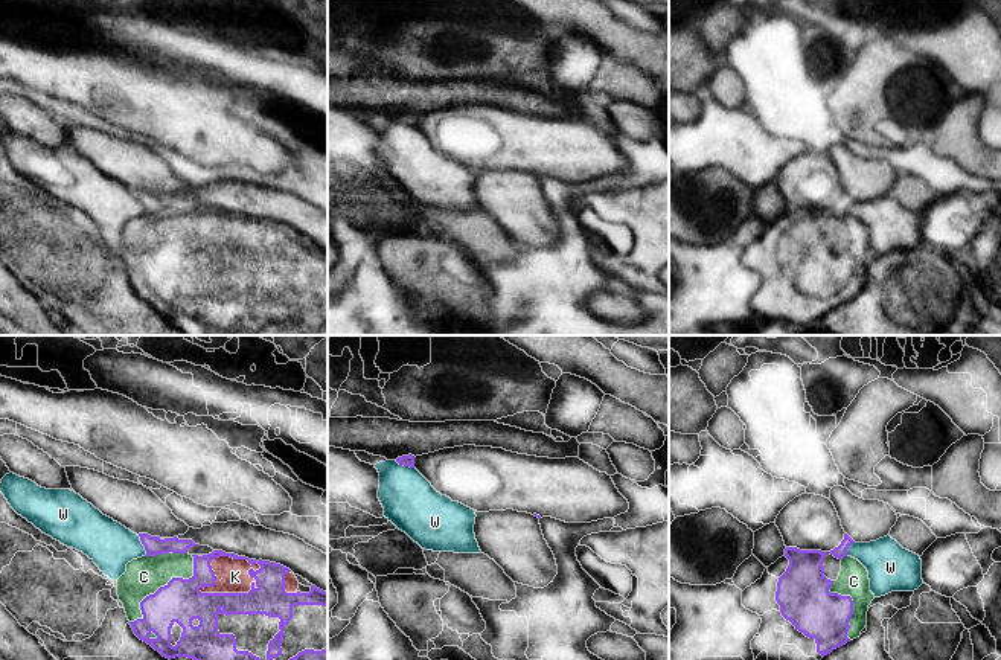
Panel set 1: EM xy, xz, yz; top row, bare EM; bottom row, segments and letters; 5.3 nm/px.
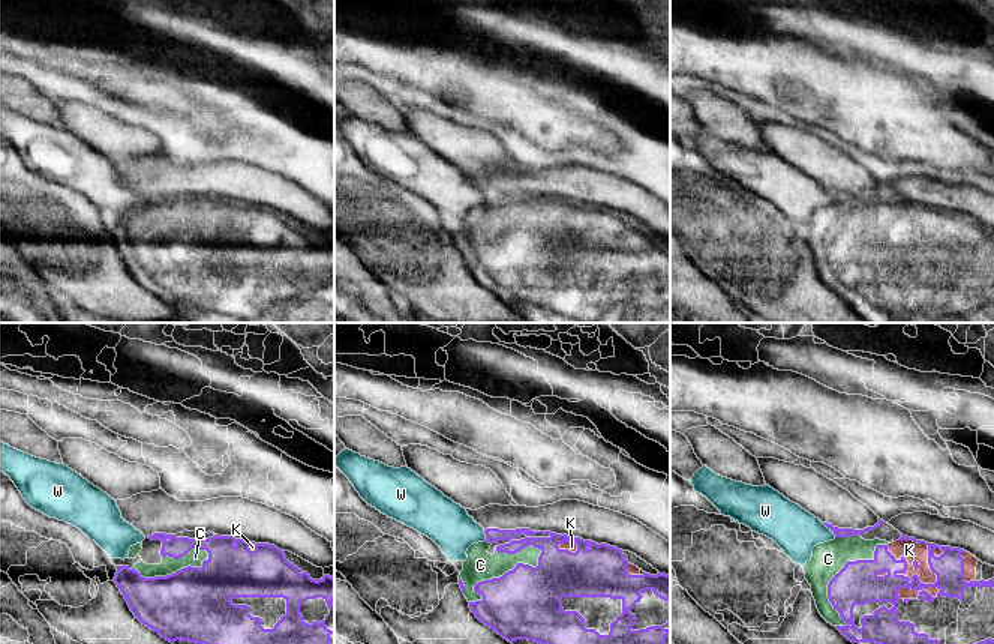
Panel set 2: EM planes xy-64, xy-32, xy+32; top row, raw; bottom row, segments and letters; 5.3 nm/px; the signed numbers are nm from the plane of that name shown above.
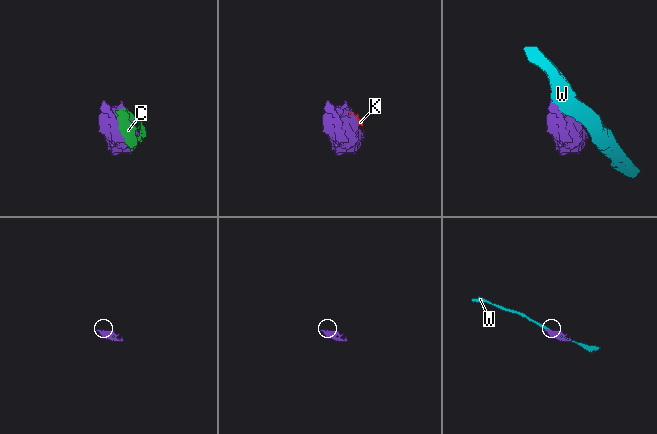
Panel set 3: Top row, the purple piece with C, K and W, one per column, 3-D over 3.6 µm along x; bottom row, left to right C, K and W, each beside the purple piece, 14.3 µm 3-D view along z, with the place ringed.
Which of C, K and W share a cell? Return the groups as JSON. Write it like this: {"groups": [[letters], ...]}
{"groups": [["C", "K"], ["W"]]}

